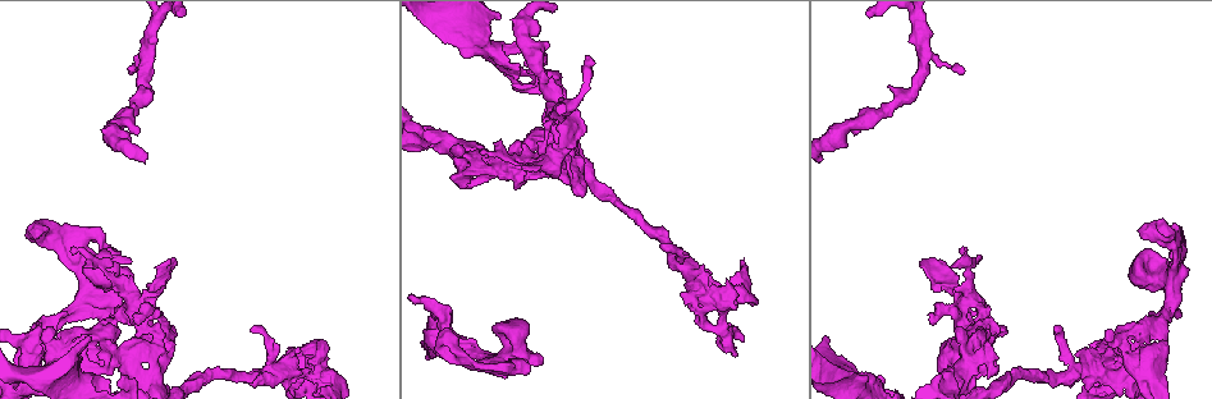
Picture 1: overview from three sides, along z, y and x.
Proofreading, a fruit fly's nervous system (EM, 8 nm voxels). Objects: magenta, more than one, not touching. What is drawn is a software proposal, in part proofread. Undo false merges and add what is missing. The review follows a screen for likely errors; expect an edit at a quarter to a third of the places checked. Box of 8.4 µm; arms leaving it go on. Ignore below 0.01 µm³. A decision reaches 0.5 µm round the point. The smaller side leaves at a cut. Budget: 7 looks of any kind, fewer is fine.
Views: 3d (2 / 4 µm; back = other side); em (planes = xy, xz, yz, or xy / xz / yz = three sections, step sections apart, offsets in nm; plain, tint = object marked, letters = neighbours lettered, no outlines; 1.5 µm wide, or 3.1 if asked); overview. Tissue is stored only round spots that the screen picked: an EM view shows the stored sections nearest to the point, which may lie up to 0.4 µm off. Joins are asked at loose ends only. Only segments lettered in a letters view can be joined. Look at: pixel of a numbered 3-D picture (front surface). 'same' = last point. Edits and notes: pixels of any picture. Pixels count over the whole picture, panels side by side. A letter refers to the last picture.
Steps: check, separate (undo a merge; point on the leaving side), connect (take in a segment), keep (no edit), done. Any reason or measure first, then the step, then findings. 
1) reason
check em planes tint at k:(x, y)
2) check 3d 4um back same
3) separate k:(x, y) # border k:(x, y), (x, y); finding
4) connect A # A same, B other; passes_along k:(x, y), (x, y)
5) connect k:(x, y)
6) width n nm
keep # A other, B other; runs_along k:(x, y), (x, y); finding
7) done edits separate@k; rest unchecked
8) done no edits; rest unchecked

branch stops here
check em planes letters at 1:(585, 192)

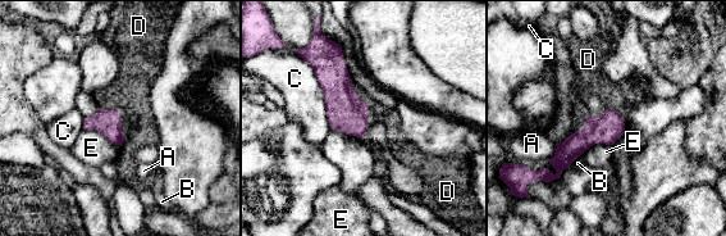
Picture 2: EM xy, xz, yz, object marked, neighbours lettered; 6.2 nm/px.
keep # A other, B other, C other, D other, E other; runs_along 2:(620, 119), (585, 137), (556, 175); none of them fits

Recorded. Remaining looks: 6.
sudden change in width
check 3d 4um at 1:(106, 272)

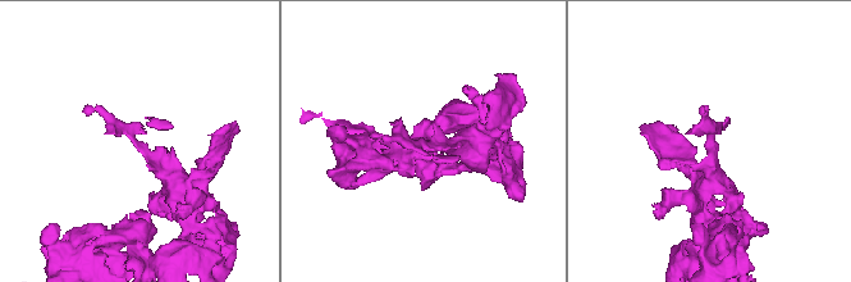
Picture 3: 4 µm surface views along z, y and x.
shape alone is not enough
check em planes plain at 3:(710, 138)

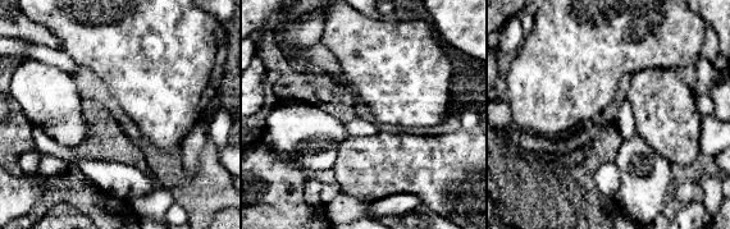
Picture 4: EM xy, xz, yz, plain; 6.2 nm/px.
check em planes letters same

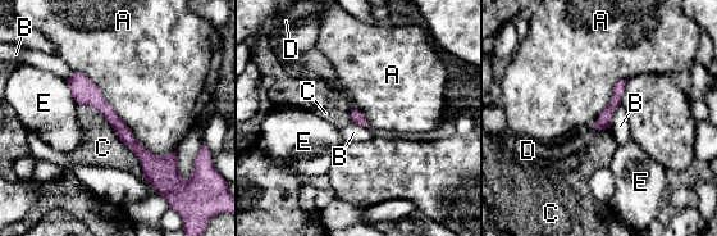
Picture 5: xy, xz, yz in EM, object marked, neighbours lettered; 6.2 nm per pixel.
longest_contact A 800 nm
keep # A other, B other, C other, D other, E other; continuous, no second neuron

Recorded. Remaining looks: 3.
branch stops here
check em xz step 8 tint at 1:(130, 72)

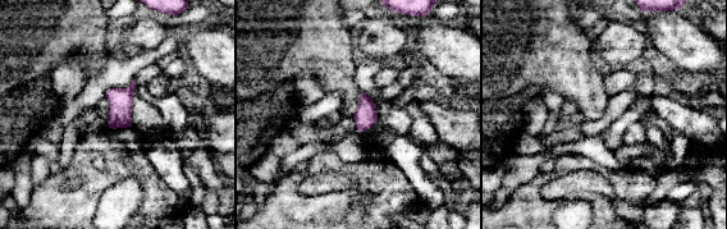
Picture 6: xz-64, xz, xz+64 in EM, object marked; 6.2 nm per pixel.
cut it another way
check em planes letters same

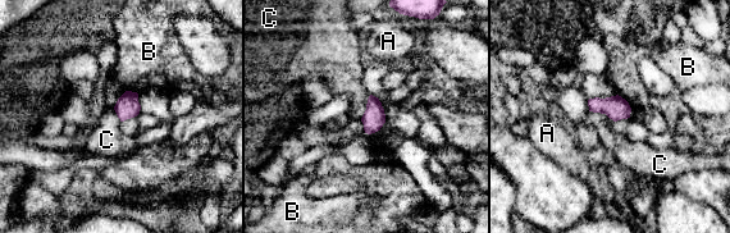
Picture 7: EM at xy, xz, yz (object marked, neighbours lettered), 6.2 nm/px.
keep # A other, B other, C other; no lettered segment goes on from it

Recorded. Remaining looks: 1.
done no edits; rest unchecked

